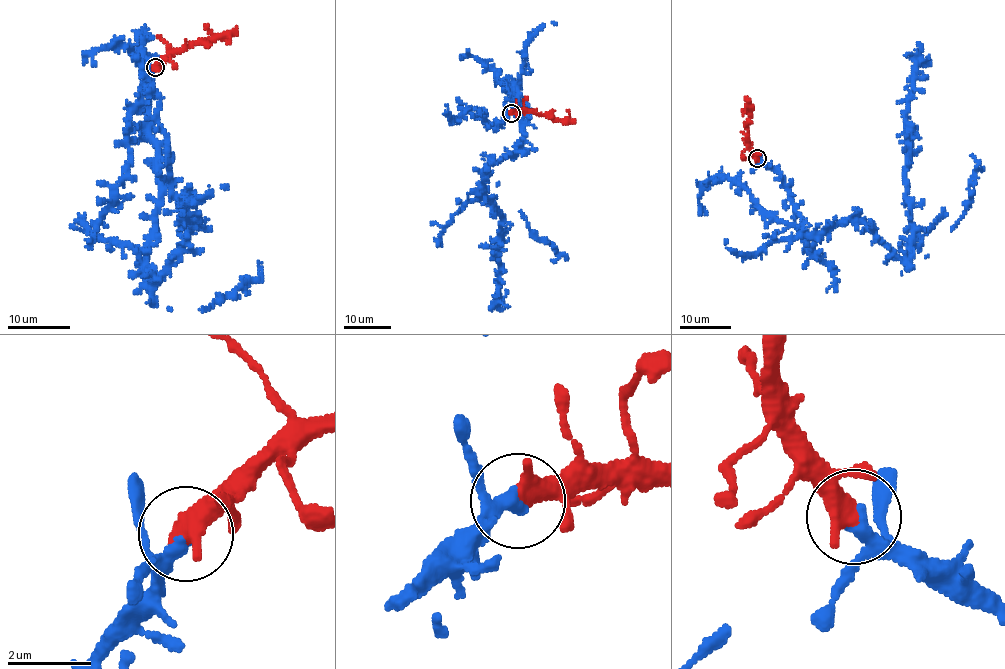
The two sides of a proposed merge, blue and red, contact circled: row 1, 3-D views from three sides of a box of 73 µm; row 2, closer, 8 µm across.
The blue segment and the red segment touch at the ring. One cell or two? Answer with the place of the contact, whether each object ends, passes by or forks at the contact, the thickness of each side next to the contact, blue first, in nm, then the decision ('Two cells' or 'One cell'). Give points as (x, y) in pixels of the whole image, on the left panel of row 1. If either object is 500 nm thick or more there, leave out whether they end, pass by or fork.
Place: (155, 67). Thickness 280 nm (blue) against 550 nm. One cell

